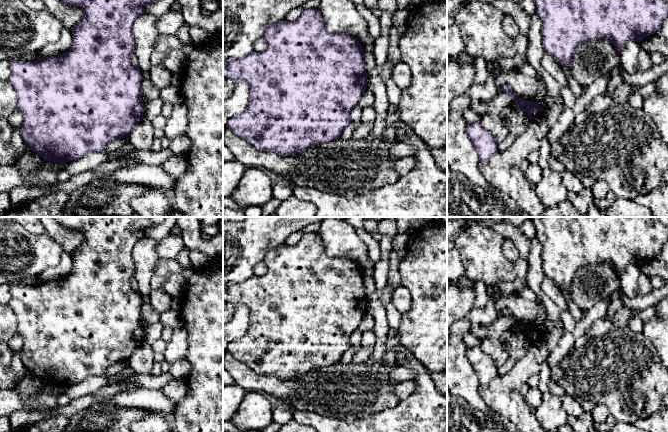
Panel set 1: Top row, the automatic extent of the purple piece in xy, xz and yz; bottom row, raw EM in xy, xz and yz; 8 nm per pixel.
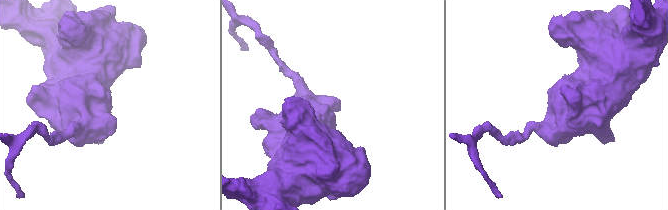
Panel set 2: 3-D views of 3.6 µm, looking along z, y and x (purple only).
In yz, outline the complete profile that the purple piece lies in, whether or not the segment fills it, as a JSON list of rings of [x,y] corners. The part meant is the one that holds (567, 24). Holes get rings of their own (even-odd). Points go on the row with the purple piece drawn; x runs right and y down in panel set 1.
[[[534,0],[534,2],[536,14],[543,22],[542,45],[545,53],[552,55],[559,65],[569,67],[575,51],[582,43],[611,39],[615,44],[615,53],[620,56],[628,41],[641,42],[645,37],[655,34],[668,17],[668,5],[663,0]]]

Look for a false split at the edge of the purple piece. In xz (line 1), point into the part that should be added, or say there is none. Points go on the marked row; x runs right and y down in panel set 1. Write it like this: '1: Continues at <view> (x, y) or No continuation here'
1: No continuation here

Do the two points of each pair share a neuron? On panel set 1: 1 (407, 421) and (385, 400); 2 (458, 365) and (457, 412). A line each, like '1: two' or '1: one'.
1: two
2: two

